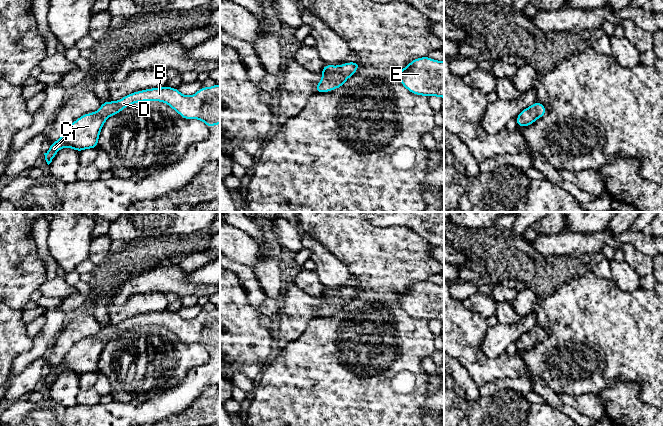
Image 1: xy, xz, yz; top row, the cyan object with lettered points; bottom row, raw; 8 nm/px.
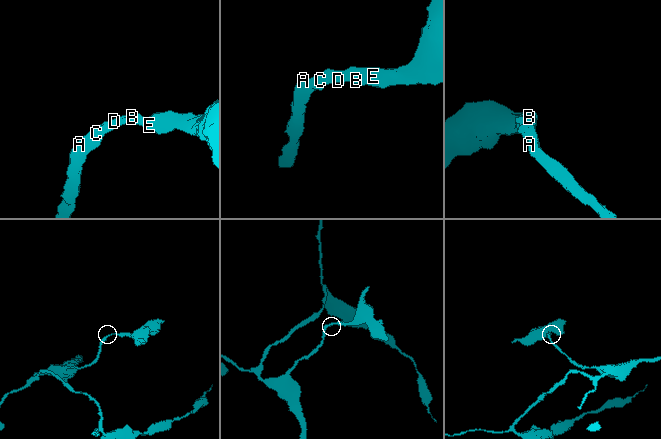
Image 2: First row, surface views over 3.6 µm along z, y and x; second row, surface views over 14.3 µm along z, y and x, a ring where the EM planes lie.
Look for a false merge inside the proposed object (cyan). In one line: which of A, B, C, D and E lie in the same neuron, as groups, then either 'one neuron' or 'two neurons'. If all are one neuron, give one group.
groups A B C D E; one neuron

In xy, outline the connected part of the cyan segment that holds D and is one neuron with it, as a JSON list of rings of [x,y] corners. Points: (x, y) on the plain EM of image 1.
[[[220,309],[201,311],[192,320],[185,320],[177,312],[164,310],[133,316],[118,325],[102,326],[98,335],[84,338],[76,343],[61,362],[51,366],[50,373],[44,377],[49,389],[56,381],[57,375],[64,371],[80,376],[85,373],[98,372],[98,362],[106,343],[117,339],[124,332],[138,326],[159,325],[167,327],[173,334],[187,344],[199,343],[210,353],[220,348]]]

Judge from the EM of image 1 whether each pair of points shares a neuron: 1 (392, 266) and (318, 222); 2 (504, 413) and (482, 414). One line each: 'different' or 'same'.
1: same
2: same

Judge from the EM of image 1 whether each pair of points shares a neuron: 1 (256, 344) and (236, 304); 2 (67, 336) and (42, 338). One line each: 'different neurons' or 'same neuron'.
1: same neuron
2: different neurons

